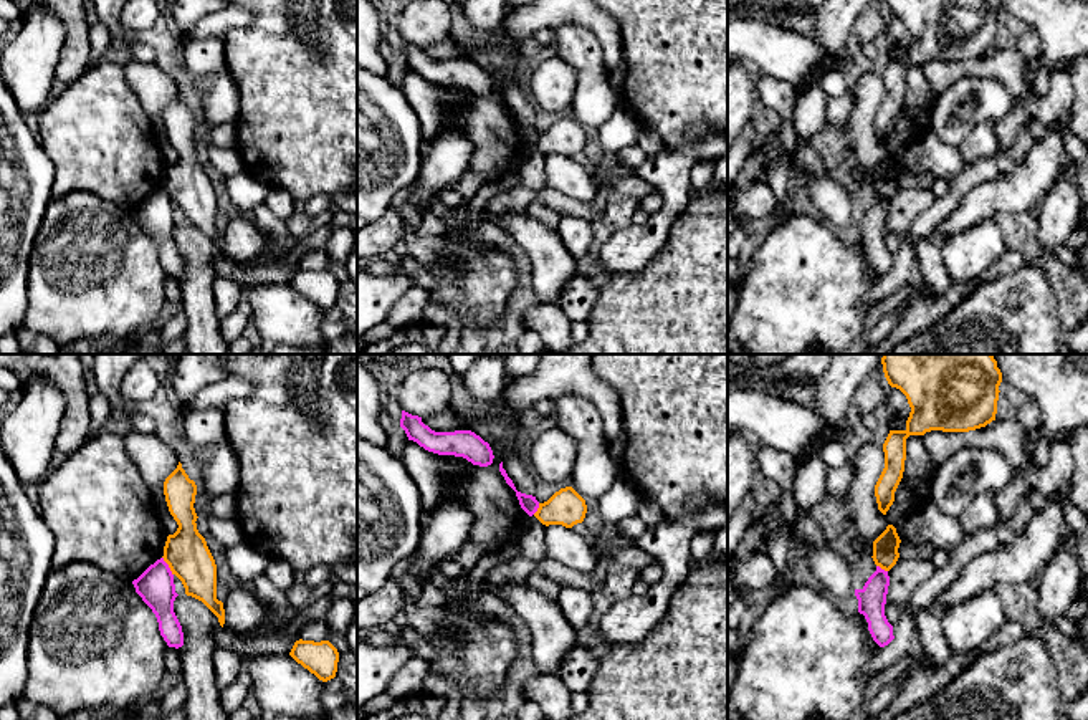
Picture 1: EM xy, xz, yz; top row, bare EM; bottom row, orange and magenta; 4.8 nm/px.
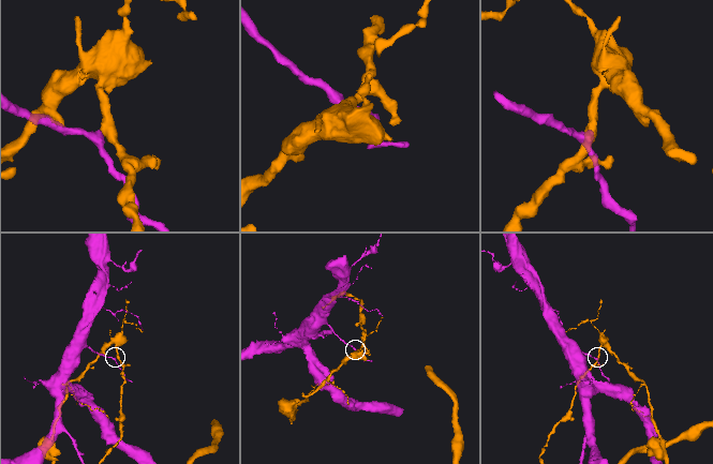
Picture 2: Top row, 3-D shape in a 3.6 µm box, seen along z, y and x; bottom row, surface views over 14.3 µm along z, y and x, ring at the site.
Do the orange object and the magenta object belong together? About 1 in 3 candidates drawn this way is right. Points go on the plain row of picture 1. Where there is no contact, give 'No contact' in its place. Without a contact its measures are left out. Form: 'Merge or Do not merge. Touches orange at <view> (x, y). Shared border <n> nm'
Do not merge. Touches orange at xy (169, 196). Shared border 110 nm

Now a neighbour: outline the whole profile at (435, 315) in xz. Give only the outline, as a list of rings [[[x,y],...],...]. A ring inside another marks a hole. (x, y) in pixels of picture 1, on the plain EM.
[[[428,301],[422,321],[432,326],[445,326],[446,329],[461,329],[466,324],[466,314]]]

